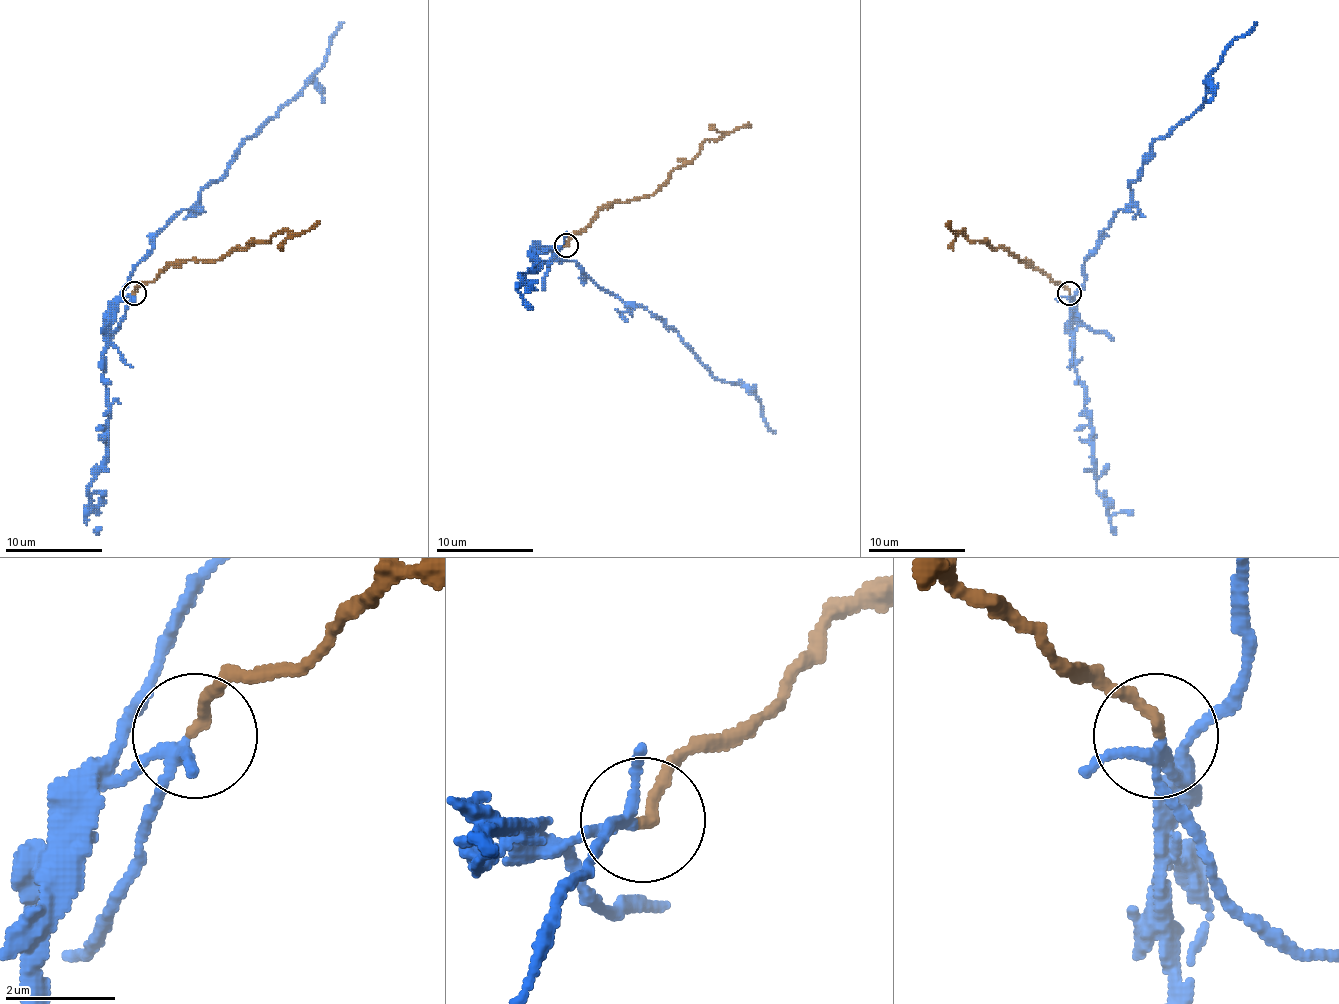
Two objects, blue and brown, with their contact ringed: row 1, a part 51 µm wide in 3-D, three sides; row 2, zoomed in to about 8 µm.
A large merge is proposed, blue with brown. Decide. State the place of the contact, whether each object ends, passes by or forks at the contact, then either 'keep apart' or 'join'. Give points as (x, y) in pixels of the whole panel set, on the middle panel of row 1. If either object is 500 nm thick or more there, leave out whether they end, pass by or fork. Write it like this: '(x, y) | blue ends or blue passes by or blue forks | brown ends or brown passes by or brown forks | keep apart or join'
(566, 245) | blue forks | brown ends | keep apart

